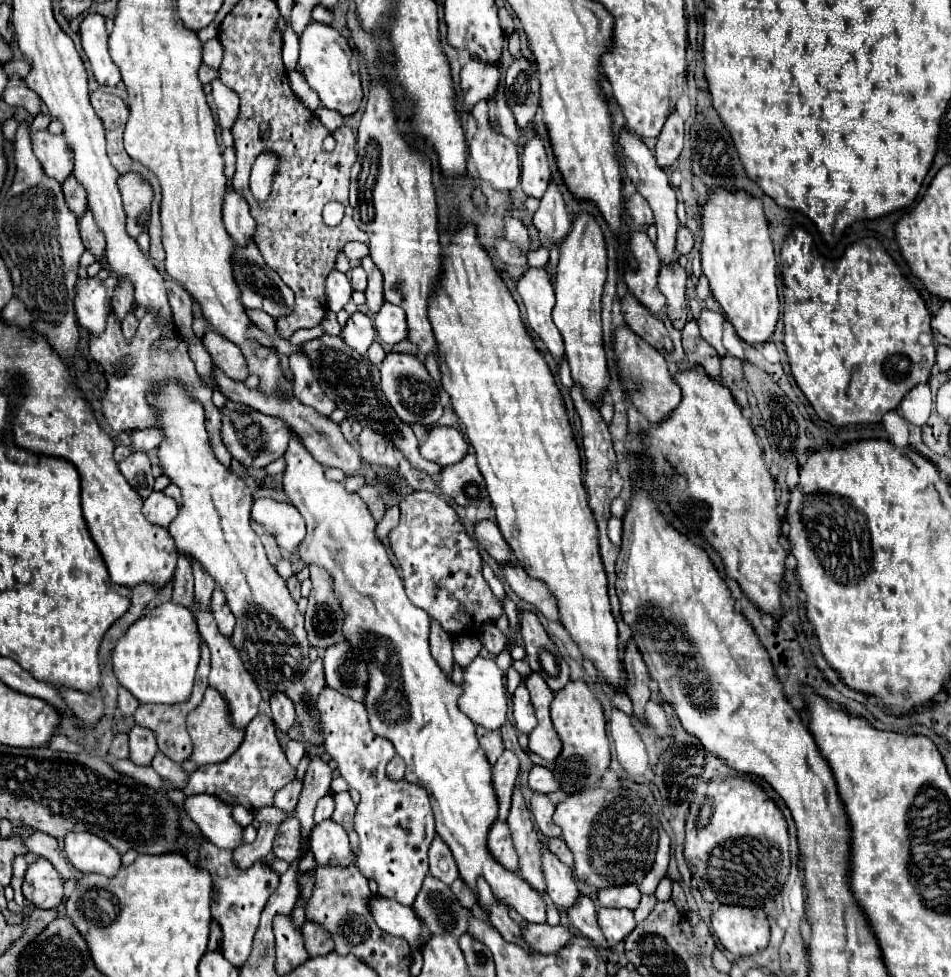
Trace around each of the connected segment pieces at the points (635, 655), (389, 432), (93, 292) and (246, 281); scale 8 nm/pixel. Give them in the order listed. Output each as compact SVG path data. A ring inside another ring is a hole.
M633 639L627 643L627 649L623 651L623 663L625 663L625 671L627 671L625 689L627 689L627 695L633 701L633 715L641 723L647 723L645 705L647 705L649 697L651 697L649 673L647 673L643 657L641 657L641 653L639 653L639 649L637 649Z
M323 335L319 339L313 339L311 343L305 343L305 355L309 357L311 365L313 365L313 373L319 381L319 385L323 387L323 391L337 403L339 409L349 413L351 421L359 421L363 427L371 427L377 433L389 437L395 447L399 447L405 457L411 461L413 467L429 473L429 475L439 475L441 467L437 463L431 463L427 459L423 459L423 455L419 453L419 445L417 439L411 431L411 425L403 423L393 407L387 403L381 385L379 385L379 369L363 355L355 355L355 351L351 351L351 347L347 347L347 343L341 337L331 337L331 335Z
M111 273L105 281L95 277L77 277L75 293L75 313L83 327L93 333L105 329L107 313L111 311L111 295L117 283L117 275Z
M247 243L245 247L235 247L231 259L233 259L235 283L239 283L239 291L245 307L261 309L271 317L281 317L293 311L293 291L279 279L275 271L271 271L271 267L267 267L255 243Z

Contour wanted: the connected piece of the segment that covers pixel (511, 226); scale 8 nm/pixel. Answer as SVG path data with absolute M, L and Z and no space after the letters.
M511 211L507 215L507 219L505 219L505 237L509 241L519 241L525 249L529 245L529 233L527 233L525 225L517 217L511 217Z

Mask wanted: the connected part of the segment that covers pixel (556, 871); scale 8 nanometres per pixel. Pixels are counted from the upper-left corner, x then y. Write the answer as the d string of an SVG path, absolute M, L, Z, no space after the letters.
M541 845L541 853L543 853L543 873L545 873L549 897L553 899L553 903L559 909L571 909L581 895L581 891L575 883L575 877L573 877L573 869L563 865L547 849L547 845Z

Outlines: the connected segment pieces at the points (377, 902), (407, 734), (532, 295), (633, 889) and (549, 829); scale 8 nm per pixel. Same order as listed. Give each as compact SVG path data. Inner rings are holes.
M379 895L371 897L369 907L371 907L371 915L379 929L383 929L391 935L405 937L409 941L413 953L421 951L421 945L417 941L417 937L421 933L421 923L415 917L415 911L411 907L395 903L395 899L385 899Z
M297 435L291 437L289 449L285 453L287 467L283 473L285 493L289 495L291 503L299 509L307 523L307 537L299 547L299 557L305 563L317 563L331 573L335 579L335 593L341 599L341 607L345 611L343 635L351 645L367 643L371 647L371 663L369 663L369 689L365 697L365 707L371 717L371 727L375 735L389 739L395 745L395 751L405 759L407 781L417 781L421 787L427 789L431 799L431 811L435 819L437 835L447 843L451 849L455 863L459 867L459 877L465 885L477 893L477 879L483 877L495 895L495 901L515 909L527 923L545 923L545 901L537 895L525 879L507 871L503 865L487 849L487 835L491 825L497 821L497 795L493 789L491 779L491 765L475 737L475 723L459 711L457 699L461 695L461 687L451 681L451 677L443 675L437 667L435 659L429 653L429 615L415 607L403 589L403 581L389 561L385 545L375 535L375 519L371 517L367 505L359 495L349 493L343 483L333 483L325 479L323 465L319 465L309 451L303 447Z
M529 267L529 271L517 281L517 289L519 295L523 297L531 329L545 341L549 353L559 365L565 357L565 347L563 347L563 337L551 319L555 293L545 269Z
M625 885L625 887L609 887L599 891L599 903L603 907L625 907L635 909L641 901L641 891L637 885Z
M533 793L533 799L531 799L531 813L533 813L533 819L537 823L537 829L545 835L545 837L561 837L561 831L559 827L553 823L553 811L555 811L555 805L551 803L551 799L547 795L541 795L541 793Z

